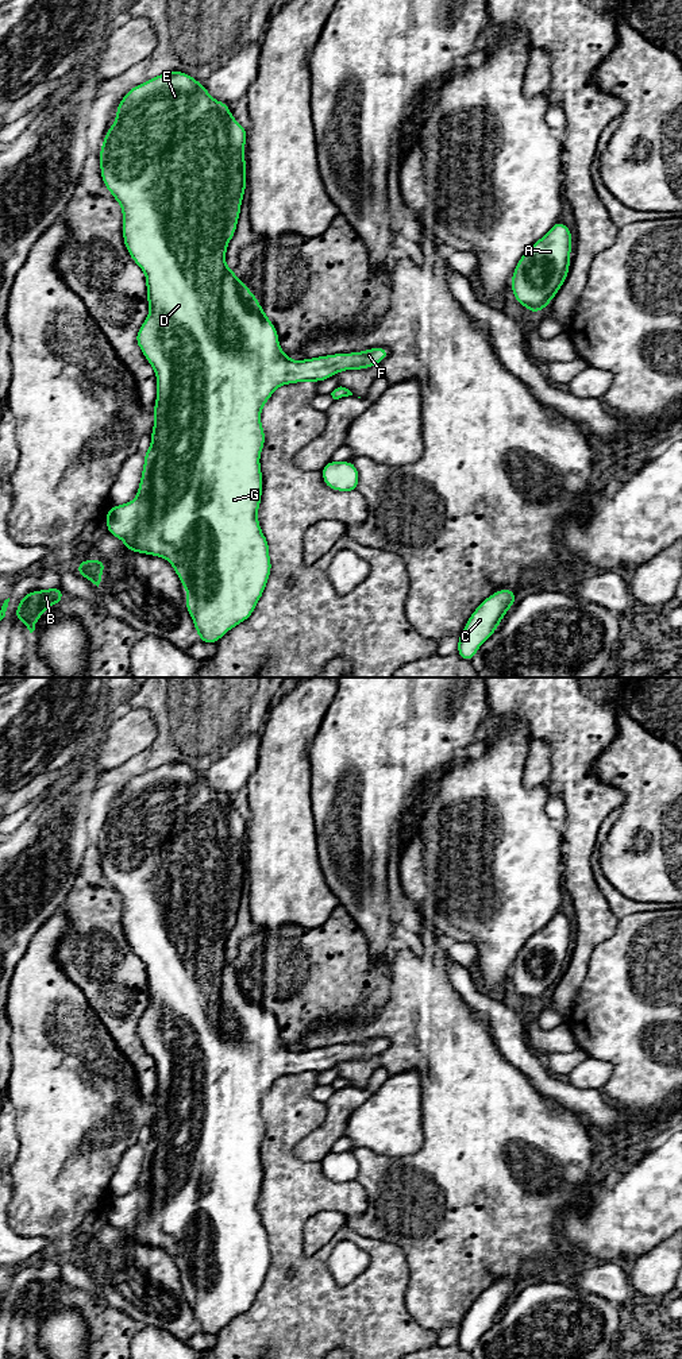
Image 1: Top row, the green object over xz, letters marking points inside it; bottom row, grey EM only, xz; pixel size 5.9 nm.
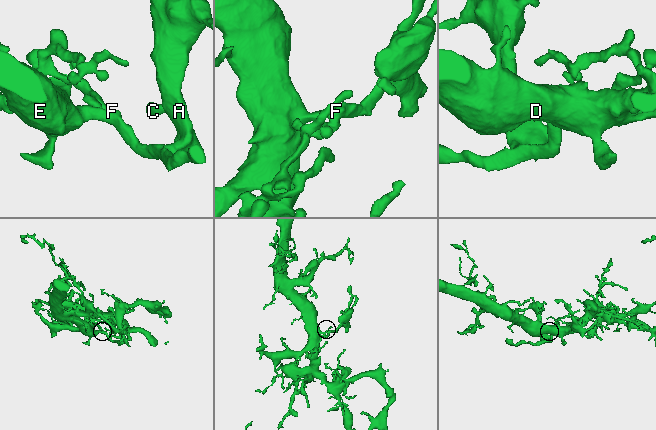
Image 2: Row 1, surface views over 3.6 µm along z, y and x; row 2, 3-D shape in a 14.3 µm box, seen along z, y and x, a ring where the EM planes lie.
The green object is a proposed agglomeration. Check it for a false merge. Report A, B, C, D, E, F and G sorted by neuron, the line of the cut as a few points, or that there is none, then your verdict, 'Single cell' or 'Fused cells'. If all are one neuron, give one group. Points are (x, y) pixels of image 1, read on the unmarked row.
Groups: A B C D E F G. No split. Single cell

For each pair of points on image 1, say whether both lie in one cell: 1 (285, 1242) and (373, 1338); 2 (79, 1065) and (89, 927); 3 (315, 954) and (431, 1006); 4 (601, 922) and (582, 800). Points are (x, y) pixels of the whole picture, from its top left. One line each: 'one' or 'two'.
1: one
2: two
3: two
4: one

